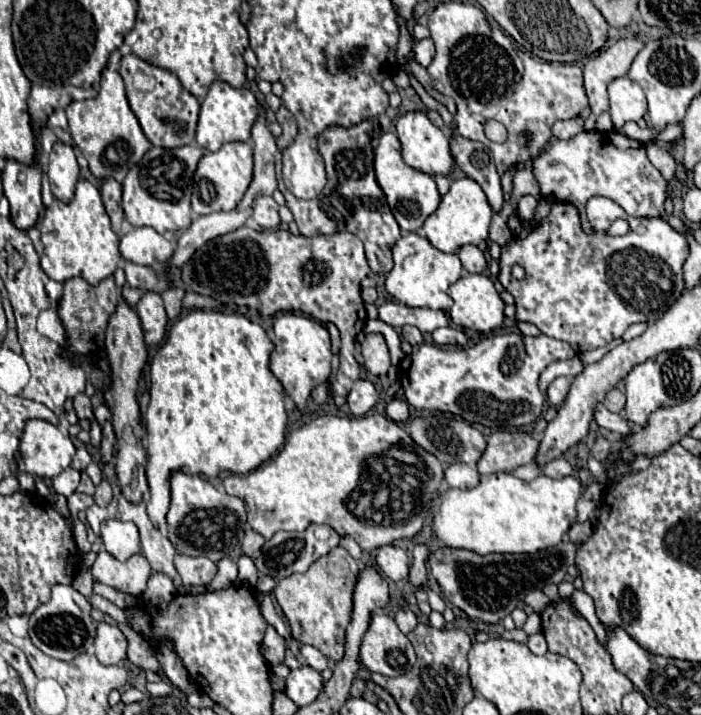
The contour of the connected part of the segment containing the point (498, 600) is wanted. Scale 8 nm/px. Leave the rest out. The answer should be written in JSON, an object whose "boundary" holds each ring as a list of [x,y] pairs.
{"boundary":[[[561,541],[557,547],[543,549],[535,555],[501,555],[501,553],[469,553],[469,549],[449,549],[445,545],[437,547],[429,559],[429,575],[439,583],[447,601],[465,611],[469,617],[483,623],[499,623],[521,603],[521,595],[541,589],[549,583],[561,583],[567,575],[569,565],[573,565],[577,545]]]}

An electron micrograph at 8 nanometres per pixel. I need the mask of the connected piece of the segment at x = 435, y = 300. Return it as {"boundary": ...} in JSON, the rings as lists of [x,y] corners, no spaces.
{"boundary":[[[409,233],[395,243],[393,261],[395,265],[387,273],[385,287],[397,301],[409,307],[431,307],[431,309],[447,309],[453,305],[453,299],[447,295],[447,289],[463,273],[463,267],[457,255],[443,253],[435,249],[427,237]]]}

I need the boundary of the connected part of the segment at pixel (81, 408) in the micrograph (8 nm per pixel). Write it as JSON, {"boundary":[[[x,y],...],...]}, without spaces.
{"boundary":[[[79,393],[75,399],[73,399],[73,405],[75,405],[75,411],[77,411],[77,417],[83,421],[83,419],[93,419],[93,405],[91,405],[91,399],[85,395],[85,393]]]}

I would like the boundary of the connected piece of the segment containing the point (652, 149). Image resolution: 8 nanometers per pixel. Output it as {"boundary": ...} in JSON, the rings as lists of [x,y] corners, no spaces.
{"boundary":[[[653,143],[647,147],[647,155],[650,162],[656,167],[667,181],[667,194],[671,196],[670,182],[675,176],[678,164],[673,154],[669,151],[661,149],[658,144]]]}

